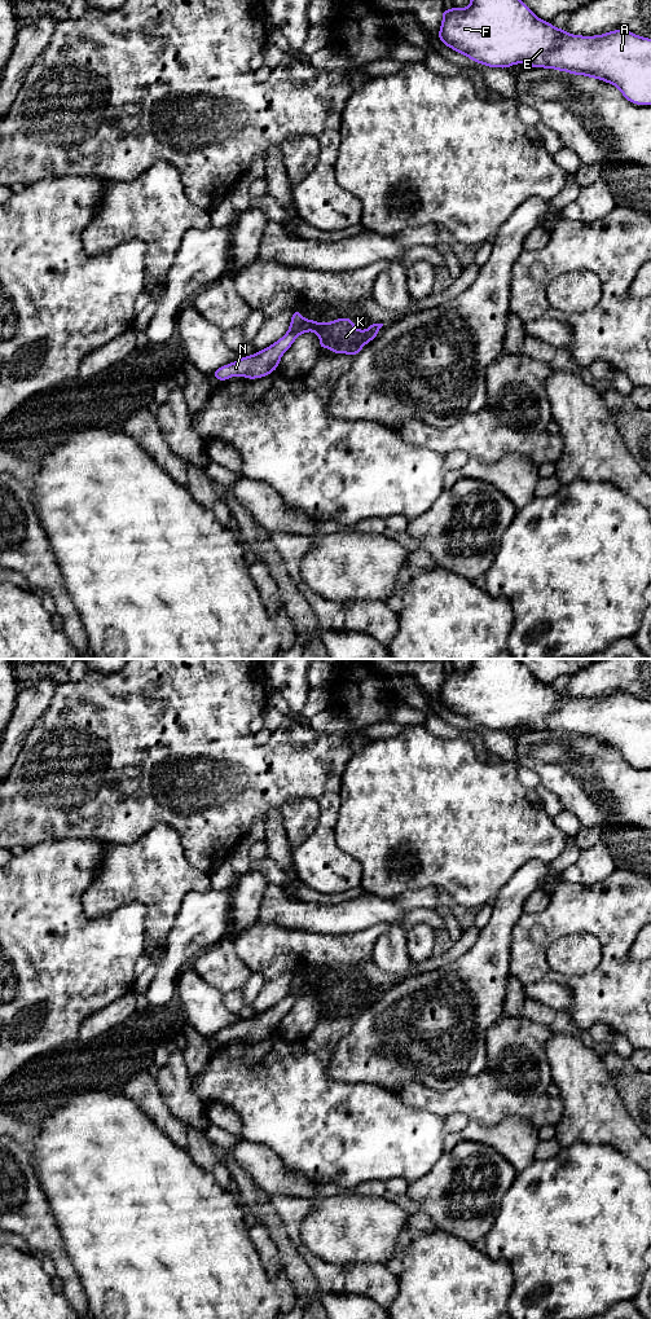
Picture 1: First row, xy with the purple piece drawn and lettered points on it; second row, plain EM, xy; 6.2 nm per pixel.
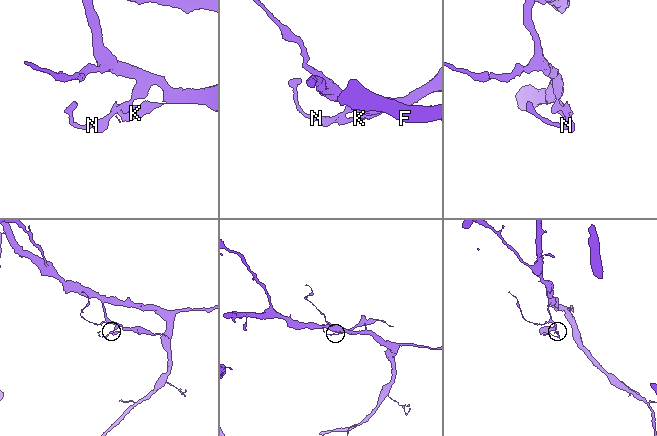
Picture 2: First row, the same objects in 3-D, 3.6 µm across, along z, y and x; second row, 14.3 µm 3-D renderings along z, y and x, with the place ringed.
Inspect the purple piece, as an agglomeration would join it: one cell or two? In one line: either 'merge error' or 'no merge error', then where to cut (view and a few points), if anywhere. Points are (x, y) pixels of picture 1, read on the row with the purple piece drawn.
merge error; cut in xy along (289, 330), (295, 330), (299, 334)

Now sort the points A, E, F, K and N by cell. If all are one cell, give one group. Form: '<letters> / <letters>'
A E F N / K

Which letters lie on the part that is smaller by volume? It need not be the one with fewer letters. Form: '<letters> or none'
K

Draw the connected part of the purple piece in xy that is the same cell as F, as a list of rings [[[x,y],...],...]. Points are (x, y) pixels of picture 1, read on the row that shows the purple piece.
[[[471,0],[467,8],[443,10],[439,40],[453,50],[488,67],[507,69],[527,63],[601,79],[620,89],[634,105],[651,105],[651,39],[626,30],[582,36],[555,28],[542,21],[522,0]]]

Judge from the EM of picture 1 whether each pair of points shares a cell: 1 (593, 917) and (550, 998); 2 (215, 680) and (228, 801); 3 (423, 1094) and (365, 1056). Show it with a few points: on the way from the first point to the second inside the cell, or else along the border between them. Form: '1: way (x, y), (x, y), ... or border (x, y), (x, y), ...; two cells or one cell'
1: border (527, 984), (557, 981), (570, 990), (572, 1003); two cells
2: way (215, 709), (215, 772); one cell
3: border (391, 1089), (408, 1081), (419, 1081), (434, 1090); two cells

